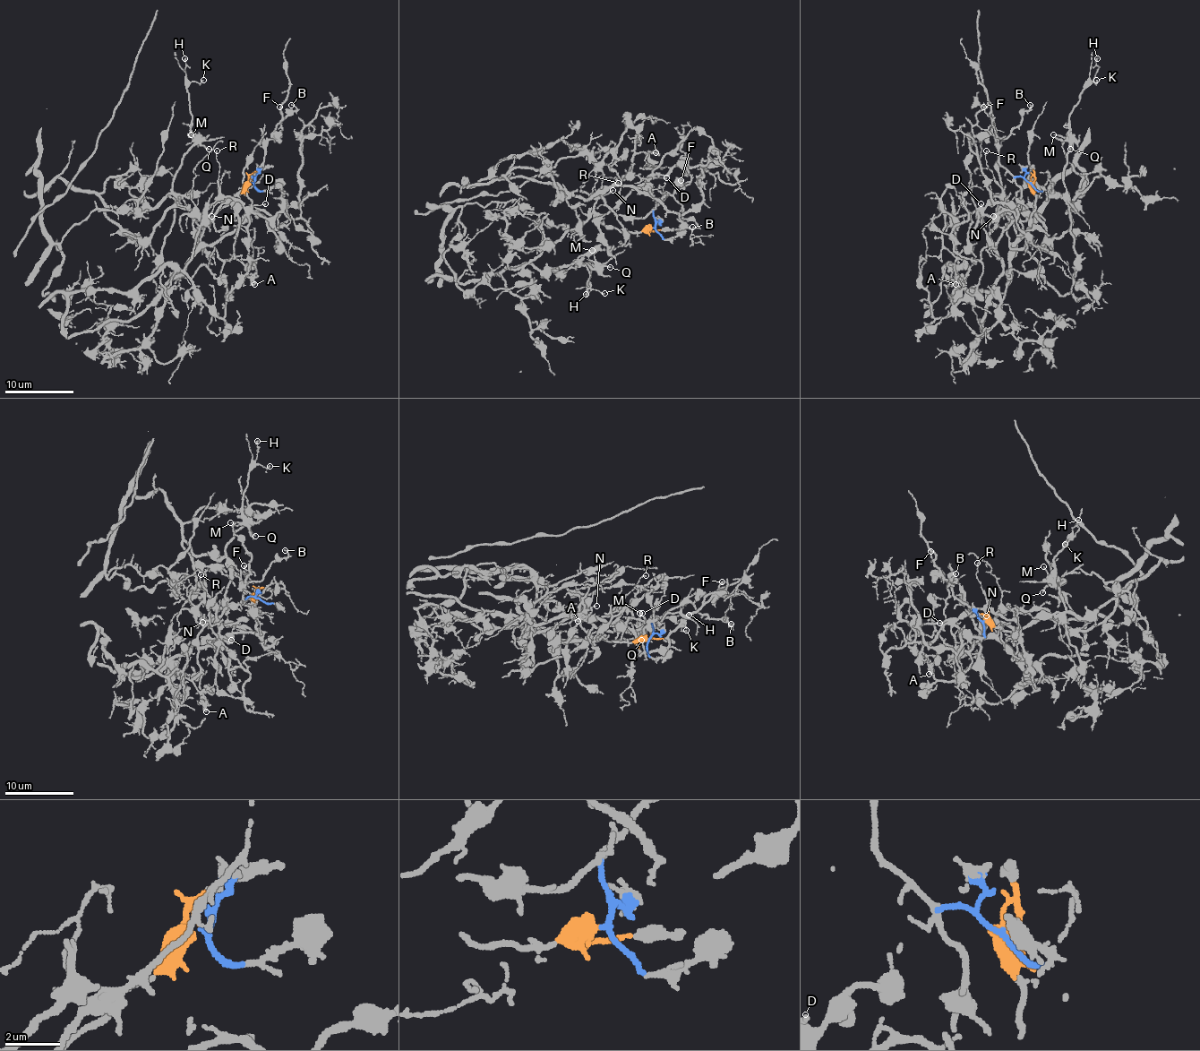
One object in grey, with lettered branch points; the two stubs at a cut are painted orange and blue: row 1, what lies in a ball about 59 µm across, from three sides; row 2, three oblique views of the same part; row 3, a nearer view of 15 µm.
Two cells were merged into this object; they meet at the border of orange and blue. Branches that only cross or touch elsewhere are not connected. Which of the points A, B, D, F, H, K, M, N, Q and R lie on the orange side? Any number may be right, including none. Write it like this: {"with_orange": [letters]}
{"with_orange": ["D", "H", "K", "M", "Q", "R"]}

